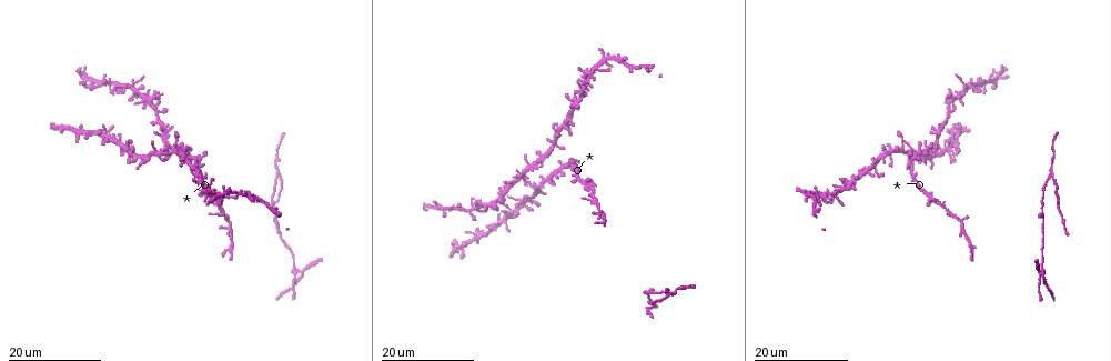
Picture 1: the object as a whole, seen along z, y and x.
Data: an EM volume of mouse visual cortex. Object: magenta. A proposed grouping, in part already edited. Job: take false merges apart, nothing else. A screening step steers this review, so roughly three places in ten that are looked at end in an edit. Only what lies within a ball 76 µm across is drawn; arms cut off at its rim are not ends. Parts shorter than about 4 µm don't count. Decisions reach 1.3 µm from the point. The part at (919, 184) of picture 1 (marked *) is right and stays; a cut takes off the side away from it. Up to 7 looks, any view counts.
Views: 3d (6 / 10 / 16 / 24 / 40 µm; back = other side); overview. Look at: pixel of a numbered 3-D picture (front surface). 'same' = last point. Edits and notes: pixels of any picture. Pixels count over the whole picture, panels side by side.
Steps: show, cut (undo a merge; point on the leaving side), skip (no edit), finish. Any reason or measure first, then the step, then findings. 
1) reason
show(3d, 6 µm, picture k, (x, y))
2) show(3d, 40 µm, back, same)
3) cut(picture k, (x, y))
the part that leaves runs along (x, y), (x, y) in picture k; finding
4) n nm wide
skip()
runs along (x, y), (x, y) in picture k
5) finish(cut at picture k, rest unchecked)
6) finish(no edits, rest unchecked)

two arms at a narrow angle
show(3d, 16 µm, picture 1, (912, 162))

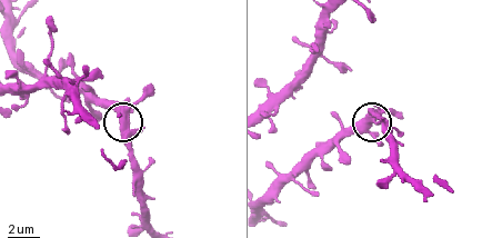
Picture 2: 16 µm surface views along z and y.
zoom in
show(3d, 6 µm, picture 2, (370, 117))

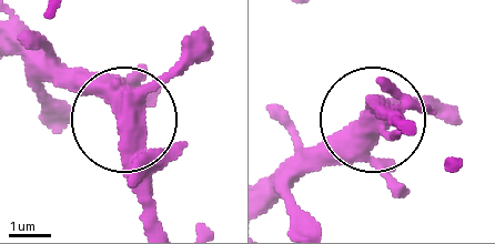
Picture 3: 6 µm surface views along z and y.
450 nm wide
skip()
runs along (150, 220), (132, 124), (54, 54) in picture 3; all the same cell

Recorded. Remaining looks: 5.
calibre changes
show(3d, 24 µm, picture 1, (1045, 221))

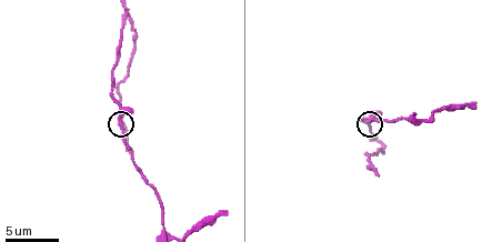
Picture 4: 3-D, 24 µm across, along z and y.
show(3d, 10 µm, picture 4, (119, 122))

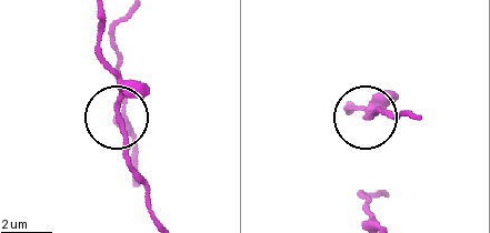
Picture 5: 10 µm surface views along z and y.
skip()
one cell here

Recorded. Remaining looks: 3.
a fork
show(3d, 6 µm, picture 4, (418, 121))

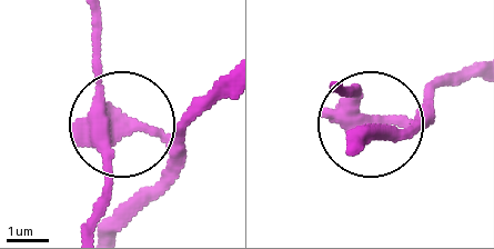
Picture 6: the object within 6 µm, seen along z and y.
side arm 7 µm; 3 arms
cut(picture 6, (162, 135))
two cells meet here

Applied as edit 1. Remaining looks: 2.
finish(cut at picture 6, rest unchecked)

